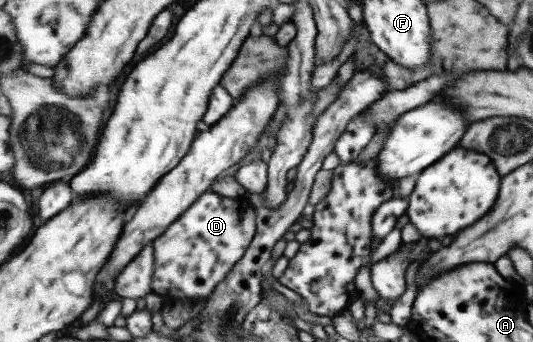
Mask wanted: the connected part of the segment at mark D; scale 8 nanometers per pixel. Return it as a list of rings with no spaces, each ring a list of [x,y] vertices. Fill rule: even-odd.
[[[209,191],[157,238],[153,291],[169,303],[209,297],[244,257],[257,235],[257,211],[245,197],[229,198]]]

